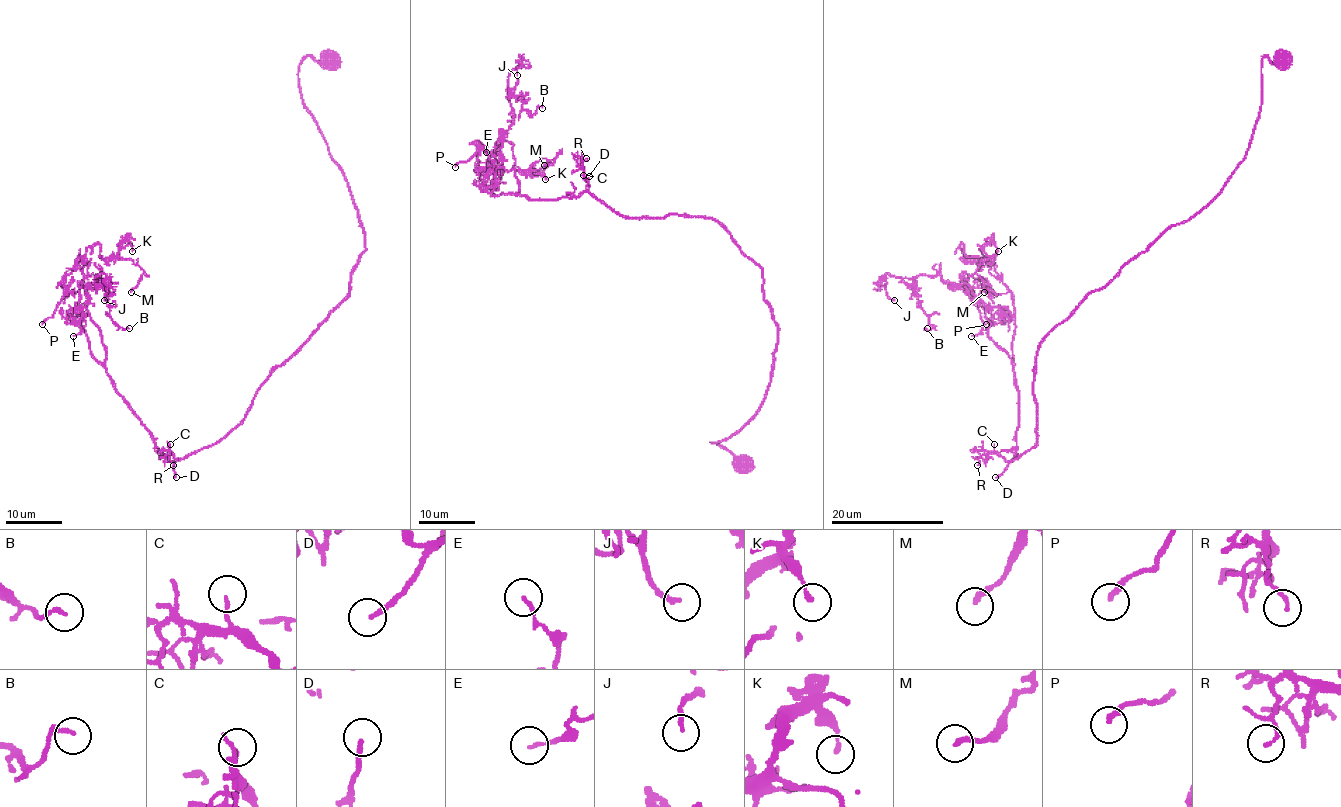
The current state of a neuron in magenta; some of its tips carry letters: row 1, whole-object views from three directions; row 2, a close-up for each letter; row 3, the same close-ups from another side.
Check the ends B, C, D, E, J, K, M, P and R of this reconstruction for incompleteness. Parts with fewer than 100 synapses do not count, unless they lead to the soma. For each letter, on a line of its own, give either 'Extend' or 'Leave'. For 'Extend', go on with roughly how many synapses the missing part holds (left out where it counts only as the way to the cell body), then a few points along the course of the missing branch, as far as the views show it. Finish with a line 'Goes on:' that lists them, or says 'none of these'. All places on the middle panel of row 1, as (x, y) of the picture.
B: Leave
C: Leave
D: Leave
E: Leave
J: Leave
K: Leave
M: Leave
P: Leave
R: Leave
Goes on: none of these

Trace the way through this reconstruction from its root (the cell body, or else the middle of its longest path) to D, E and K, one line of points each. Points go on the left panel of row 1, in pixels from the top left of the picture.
D: (330, 60), (308, 56), (298, 87), (357, 206), (365, 248), (350, 293), (237, 425), (173, 463), (176, 477)
E: (330, 60), (308, 56), (298, 87), (365, 248), (350, 293), (244, 418), (170, 461), (79, 316), (73, 336)
K: (330, 60), (298, 87), (357, 206), (350, 293), (176, 461), (79, 312), (76, 260), (132, 251)

